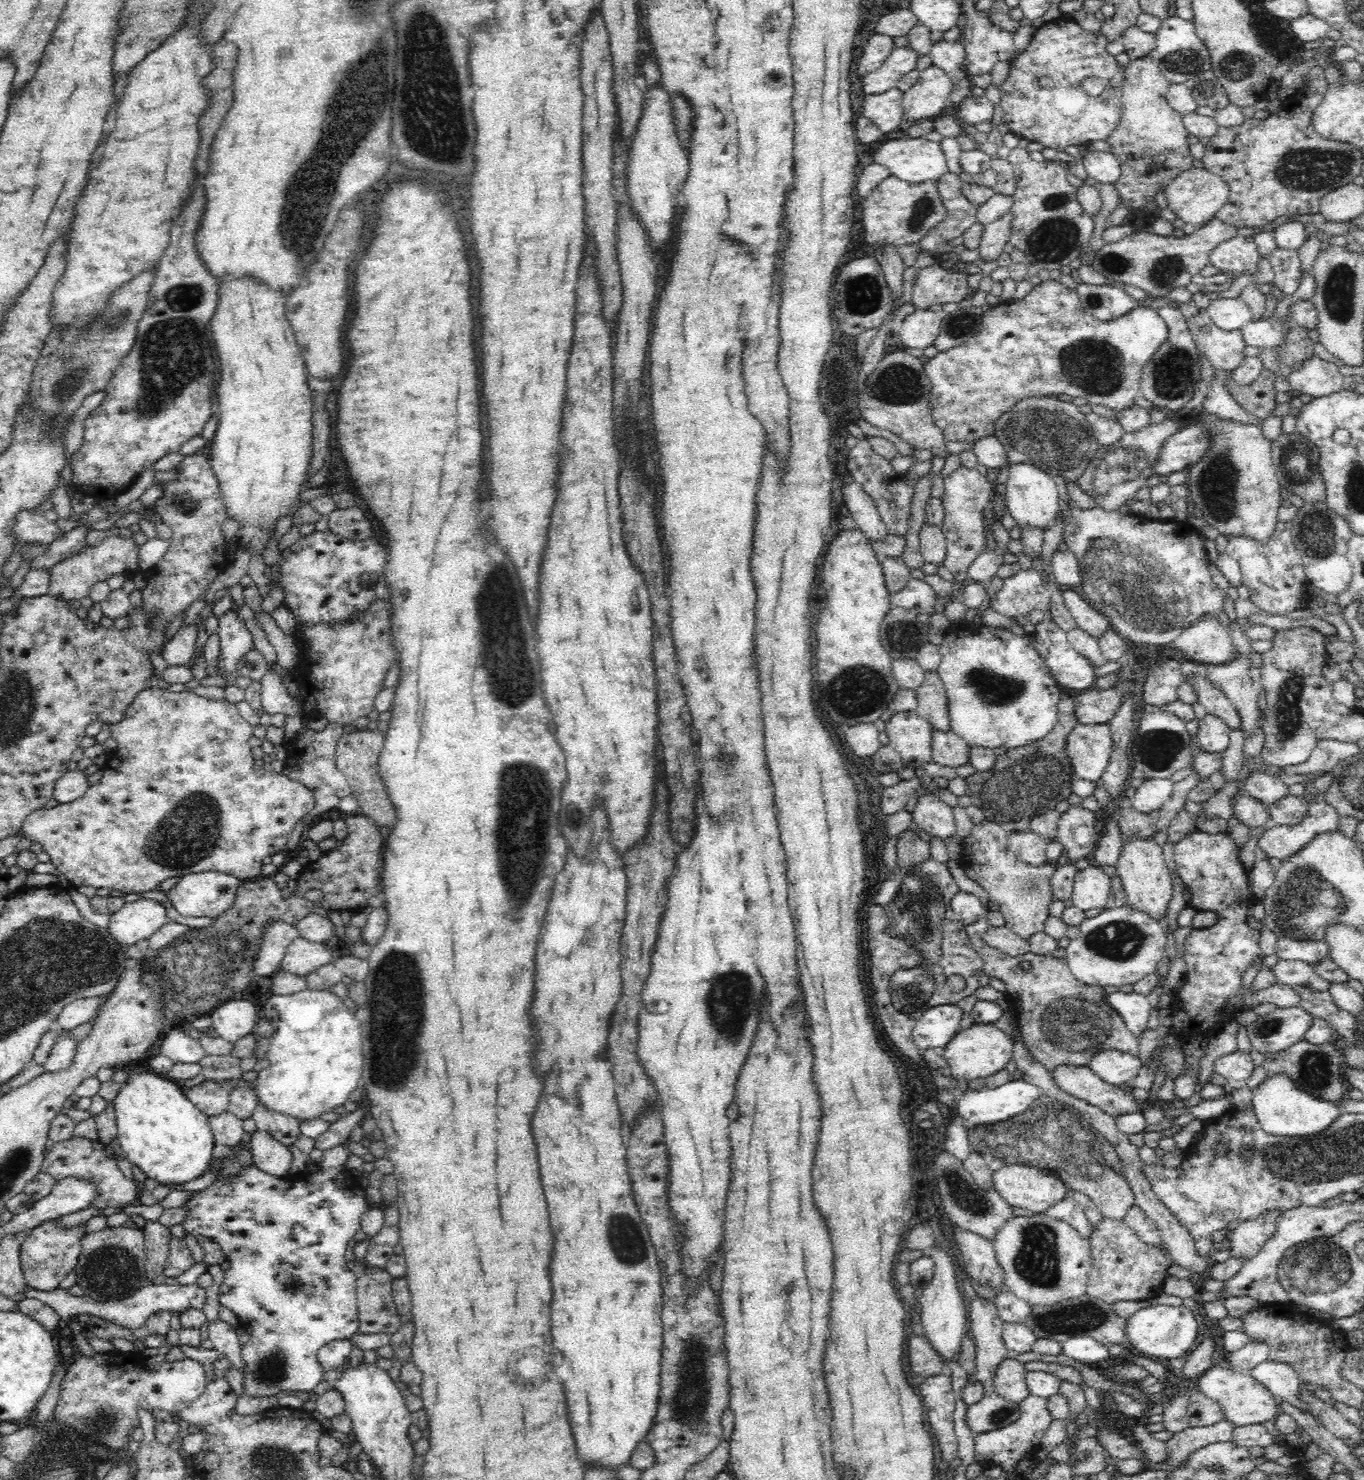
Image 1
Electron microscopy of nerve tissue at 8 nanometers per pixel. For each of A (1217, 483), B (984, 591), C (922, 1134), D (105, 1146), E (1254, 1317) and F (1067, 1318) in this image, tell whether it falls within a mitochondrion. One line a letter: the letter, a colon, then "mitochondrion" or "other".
A: mitochondrion
B: other
C: other
D: other
E: other
F: mitochondrion

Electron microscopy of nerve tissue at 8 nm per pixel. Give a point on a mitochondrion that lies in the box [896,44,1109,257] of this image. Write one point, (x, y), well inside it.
(921, 212)

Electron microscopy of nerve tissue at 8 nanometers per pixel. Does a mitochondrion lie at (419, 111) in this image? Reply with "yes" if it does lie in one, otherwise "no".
yes

